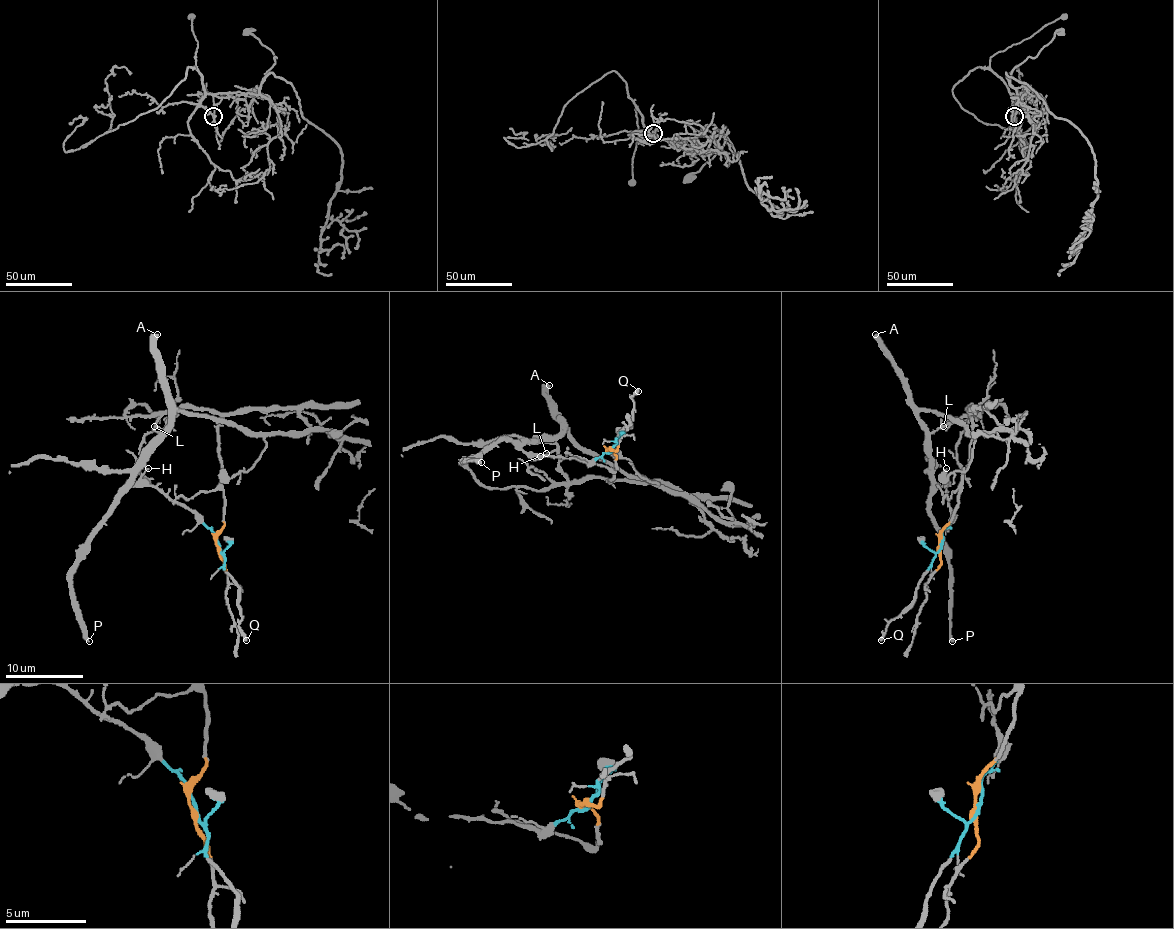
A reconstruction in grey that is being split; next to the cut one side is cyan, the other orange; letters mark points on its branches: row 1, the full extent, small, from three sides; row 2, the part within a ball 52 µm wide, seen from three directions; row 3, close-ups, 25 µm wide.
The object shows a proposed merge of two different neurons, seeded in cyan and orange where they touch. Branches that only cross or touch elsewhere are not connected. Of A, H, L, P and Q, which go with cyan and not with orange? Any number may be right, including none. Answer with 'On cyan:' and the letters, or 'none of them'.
On cyan: A, H, L, P, Q

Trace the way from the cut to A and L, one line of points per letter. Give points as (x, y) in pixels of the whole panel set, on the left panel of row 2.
A: (218, 545), (216, 536), (190, 510), (155, 487), (130, 485), (140, 456), (169, 423), (157, 334)
L: (218, 545), (216, 536), (190, 510), (173, 503), (155, 487), (130, 485), (140, 456), (165, 431), (153, 427)

